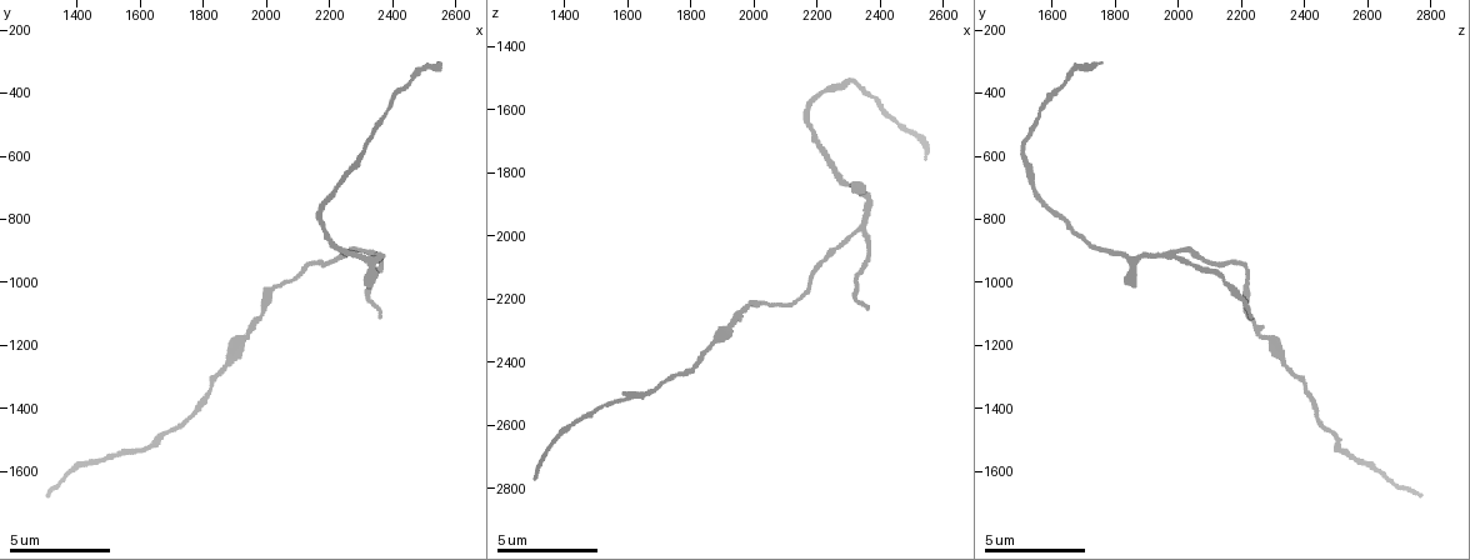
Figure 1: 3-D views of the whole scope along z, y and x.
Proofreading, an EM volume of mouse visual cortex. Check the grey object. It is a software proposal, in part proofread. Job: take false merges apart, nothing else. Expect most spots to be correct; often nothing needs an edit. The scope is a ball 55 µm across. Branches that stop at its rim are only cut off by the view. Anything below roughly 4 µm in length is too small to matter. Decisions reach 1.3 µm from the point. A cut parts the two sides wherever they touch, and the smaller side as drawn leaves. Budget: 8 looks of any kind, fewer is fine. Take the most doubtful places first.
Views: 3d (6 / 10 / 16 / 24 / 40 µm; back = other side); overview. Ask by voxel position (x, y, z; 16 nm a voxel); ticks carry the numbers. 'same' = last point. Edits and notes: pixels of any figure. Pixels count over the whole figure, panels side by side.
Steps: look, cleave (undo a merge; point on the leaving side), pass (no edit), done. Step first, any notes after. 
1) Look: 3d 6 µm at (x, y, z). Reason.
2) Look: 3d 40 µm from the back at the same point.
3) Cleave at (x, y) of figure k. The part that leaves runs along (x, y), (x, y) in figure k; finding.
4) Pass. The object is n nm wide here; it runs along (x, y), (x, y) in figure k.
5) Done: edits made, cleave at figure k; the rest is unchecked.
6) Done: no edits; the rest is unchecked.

Look: 3d 10 µm at (2300, 600, 1520). Thick turns thin.

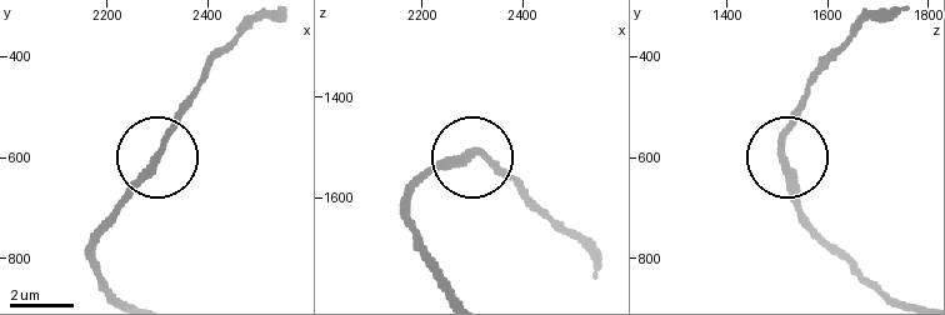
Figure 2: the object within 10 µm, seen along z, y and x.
Pass. It runs along (448, 280), (413, 224), (415, 183), (480, 151), (518, 175) in figure 2; all the same neuron.

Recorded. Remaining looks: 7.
Look: 3d 6 µm at (2250, 910, 1790). Thick turns thin.

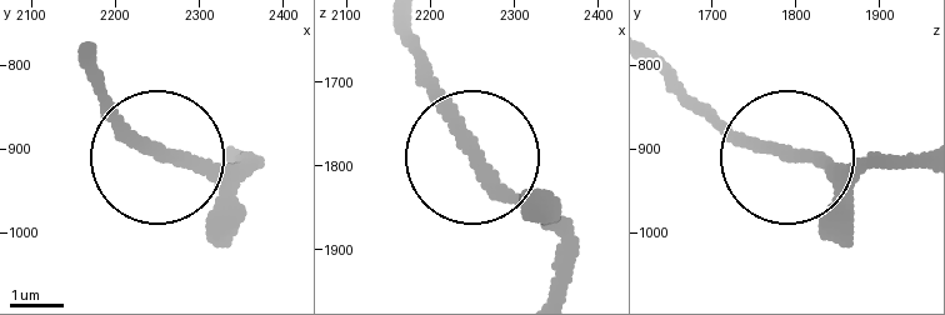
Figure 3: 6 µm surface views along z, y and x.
Pass. The object is 240 nm wide here; it runs along (913, 163), (793, 163), (739, 144), (663, 73) in figure 3; one neuron here.

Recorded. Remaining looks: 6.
Look: 3d 10 µm at (1880, 1270, 2340). Sudden change in width.

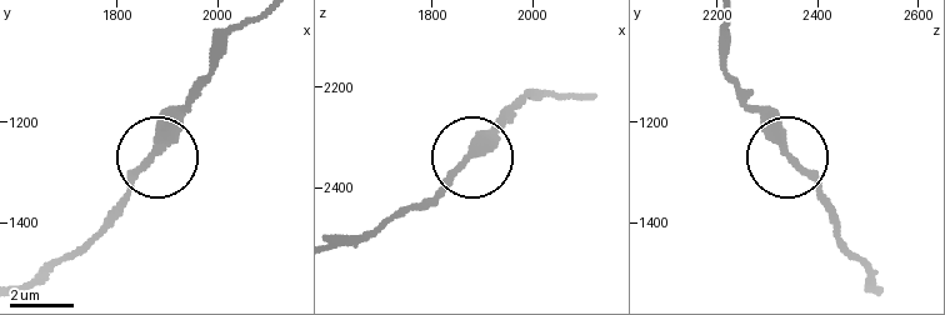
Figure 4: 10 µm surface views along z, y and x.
Look: 3d 6 µm at (1875, 1260, 2335). Closer look.

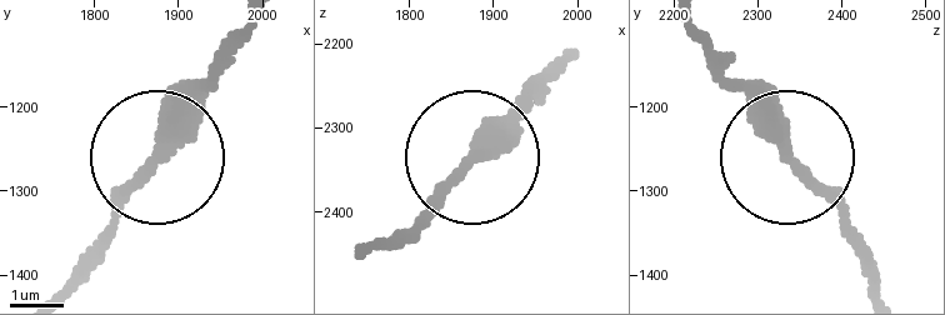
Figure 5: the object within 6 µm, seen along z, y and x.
Pass. It runs along (254, 29), (101, 240) in figure 5; all the same neuron.

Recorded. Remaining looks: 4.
Look: 3d 10 µm at (2080, 990, 2220). Thick turns thin.

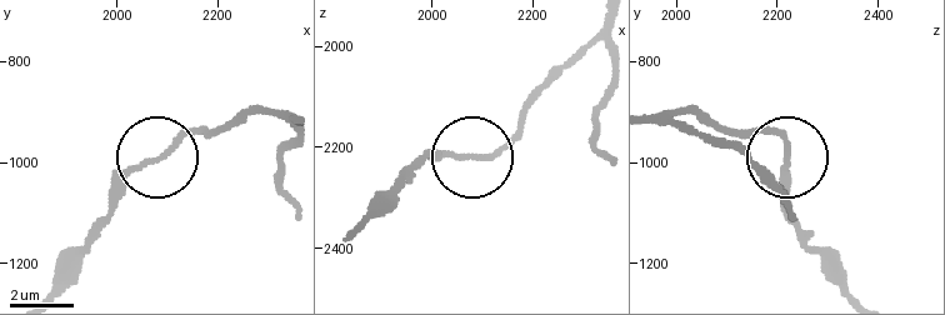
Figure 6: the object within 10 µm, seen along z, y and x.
Pass. The object is 160 nm wide here; it runs along (524, 115), (494, 150), (461, 161), (440, 153), (416, 159) in figure 6; one neuron here.

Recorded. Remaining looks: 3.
Done: no edits; the rest is unchecked.

